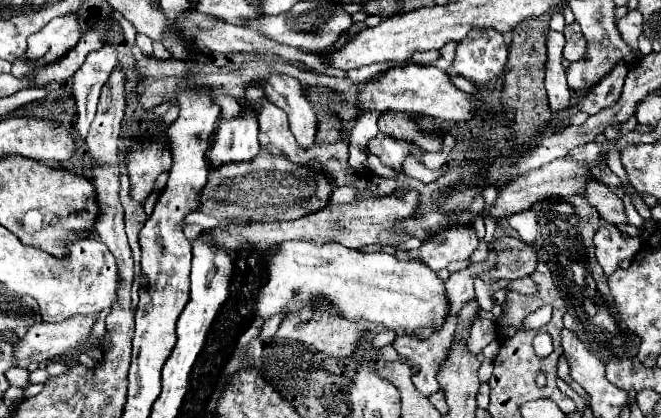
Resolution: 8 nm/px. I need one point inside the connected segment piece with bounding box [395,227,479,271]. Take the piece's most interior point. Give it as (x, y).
(457, 244)

